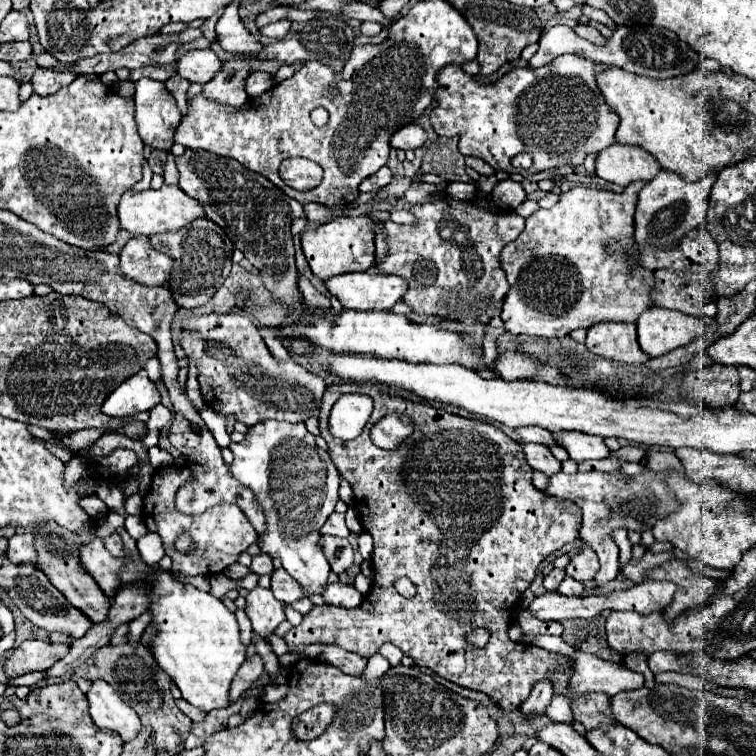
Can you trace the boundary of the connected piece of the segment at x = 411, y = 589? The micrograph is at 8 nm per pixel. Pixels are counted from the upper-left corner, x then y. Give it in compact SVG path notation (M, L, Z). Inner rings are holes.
M407 577L400 578L394 585L398 593L406 599L410 599L416 594L416 587Z

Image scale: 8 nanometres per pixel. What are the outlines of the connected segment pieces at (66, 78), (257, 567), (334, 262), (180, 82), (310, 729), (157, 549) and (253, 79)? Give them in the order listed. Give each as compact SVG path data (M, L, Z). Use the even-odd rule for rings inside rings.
M37 69L31 77L31 85L33 91L37 95L51 95L57 93L59 89L67 87L77 75L69 73L69 71L55 71L55 69Z
M265 553L253 557L251 571L257 573L257 575L271 575L271 573L273 573L273 561L271 561L271 557L265 555Z
M367 215L359 217L341 217L331 223L319 225L315 229L307 229L301 235L301 245L307 257L307 263L315 277L327 281L329 277L343 275L343 273L357 273L367 271L375 265L375 233L373 221Z
M175 75L175 77L171 77L167 83L167 89L171 91L171 95L175 97L175 101L177 107L182 115L187 113L187 89L189 89L189 81L187 79L183 79L183 77L179 77L179 75Z
M319 705L319 707L313 707L305 713L301 713L297 719L297 727L295 727L295 735L303 741L311 741L315 737L319 737L327 725L331 723L335 715L335 707L333 705Z
M147 533L145 537L141 537L137 541L137 549L139 549L139 555L141 559L147 563L147 565L157 565L161 561L161 557L165 555L163 551L163 541L159 539L159 535L155 533Z
M257 71L257 73L251 73L251 75L247 77L245 91L247 91L247 95L249 95L249 97L259 97L261 93L269 91L273 85L275 85L273 75L263 73L263 71Z

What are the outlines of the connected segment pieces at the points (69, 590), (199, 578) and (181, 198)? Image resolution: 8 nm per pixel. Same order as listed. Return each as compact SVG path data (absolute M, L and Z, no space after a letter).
M113 513L113 515L107 517L107 523L103 523L103 527L97 527L95 531L71 533L71 531L59 527L57 523L43 523L43 527L39 527L39 531L33 531L33 535L35 535L35 551L37 551L37 567L67 597L67 601L75 609L83 611L93 623L101 623L107 617L107 613L109 613L109 597L103 595L103 591L99 589L95 579L83 571L83 565L79 563L79 547L83 543L87 543L87 539L91 539L91 535L107 537L117 527L123 527L123 523L125 523L125 517Z
M175 575L175 577L177 577L177 579L181 579L181 581L185 581L185 583L195 585L197 589L201 589L201 591L205 591L205 593L209 593L209 591L211 591L209 579L207 579L205 575L195 575L195 577L183 577L183 575Z
M163 185L157 191L147 189L141 193L127 191L127 193L123 193L121 203L119 203L121 229L125 229L133 235L149 237L149 235L155 235L161 231L177 231L199 217L205 217L203 205L197 199L191 199L187 193L183 193L177 185Z

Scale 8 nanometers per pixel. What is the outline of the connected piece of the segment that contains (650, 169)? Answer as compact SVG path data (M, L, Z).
M613 143L597 157L597 177L627 187L633 181L651 181L659 173L659 163L641 147Z

